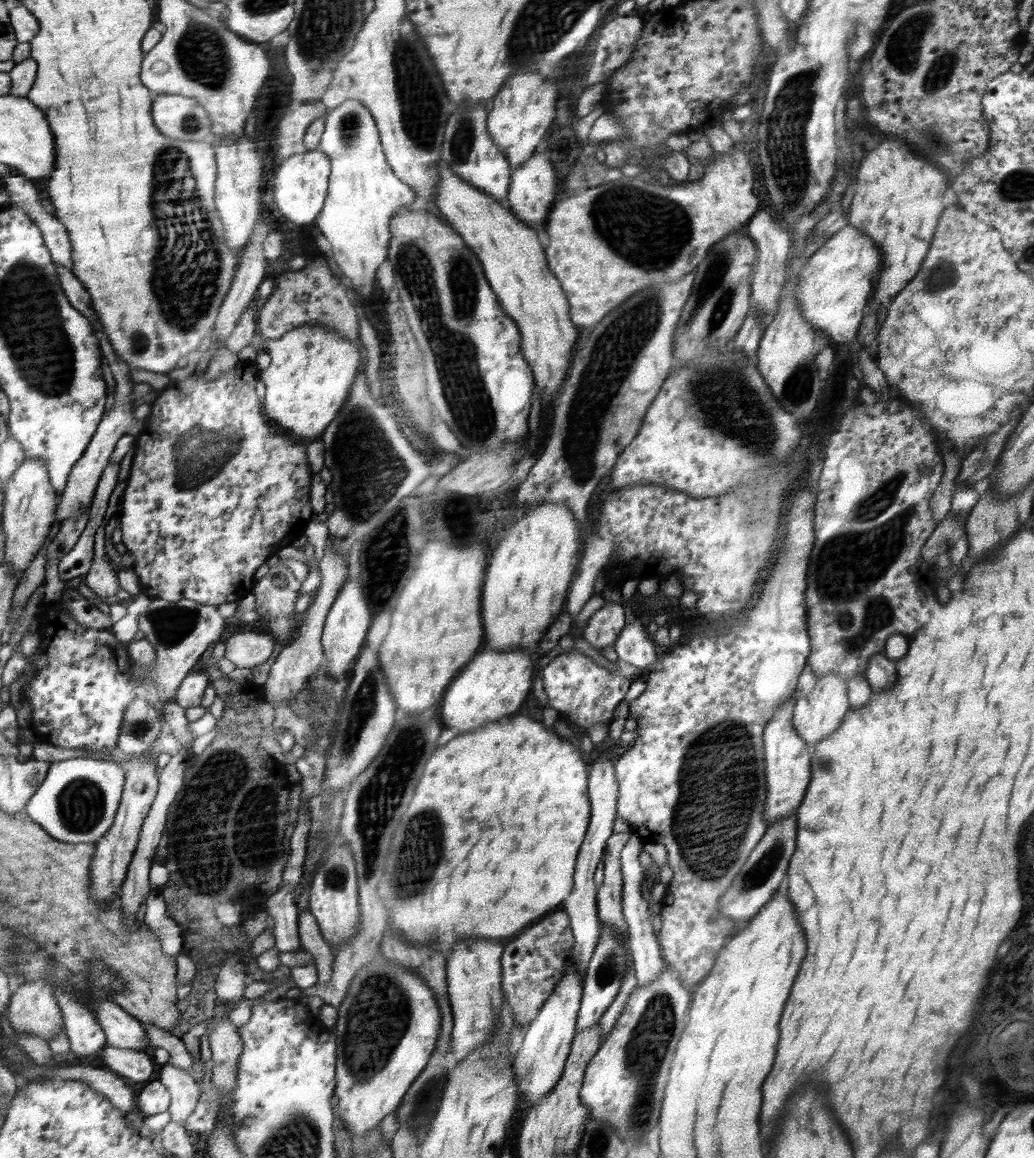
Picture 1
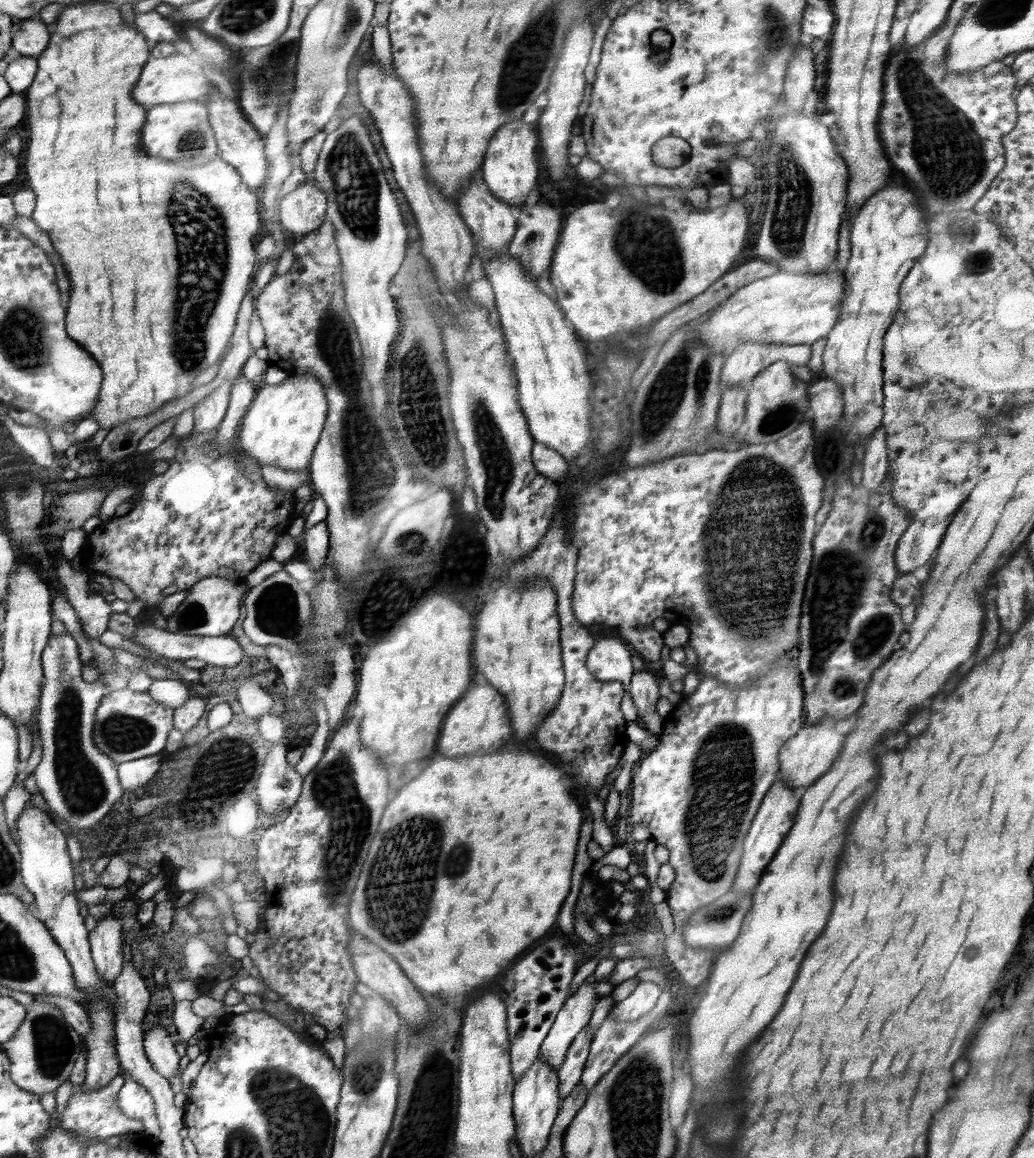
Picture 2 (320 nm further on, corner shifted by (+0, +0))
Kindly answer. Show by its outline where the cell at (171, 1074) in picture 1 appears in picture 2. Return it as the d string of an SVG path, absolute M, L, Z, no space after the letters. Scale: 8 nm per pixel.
M154 1025L146 1027L143 1049L156 1072L168 1080L177 1075L180 1056L176 1054L174 1042L167 1030Z

